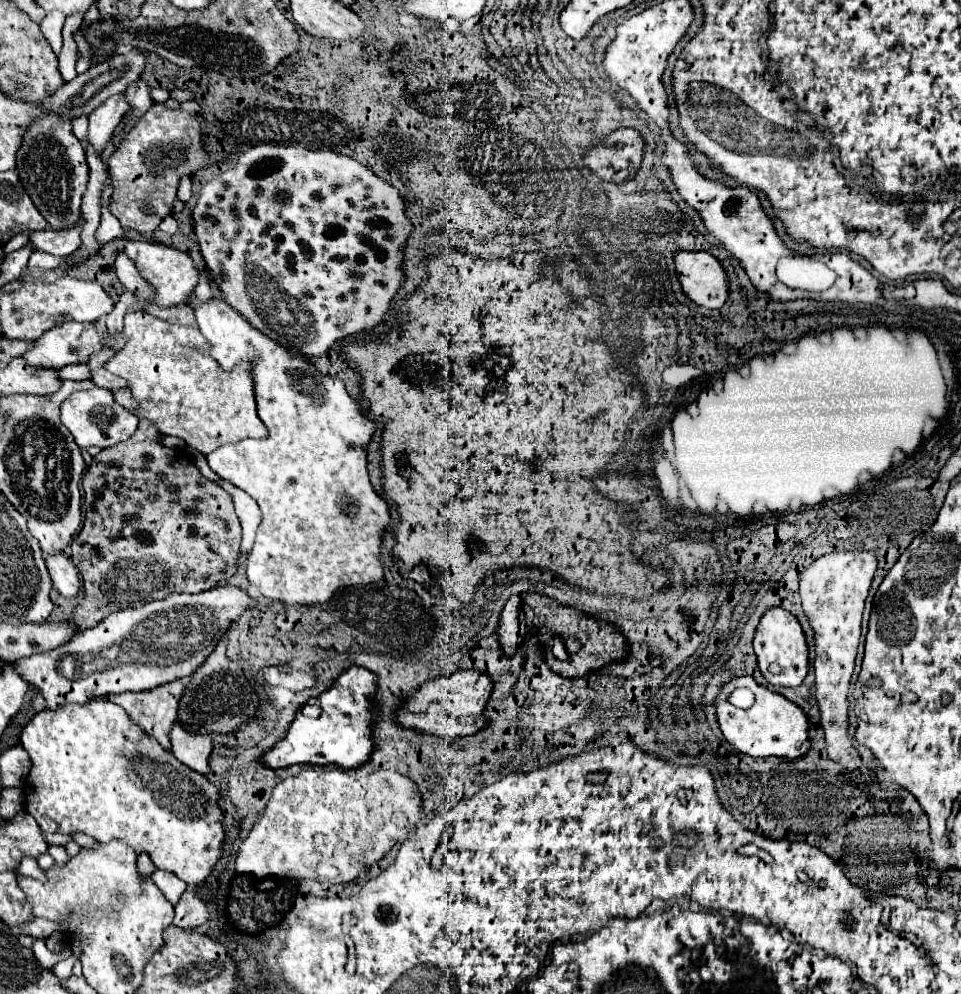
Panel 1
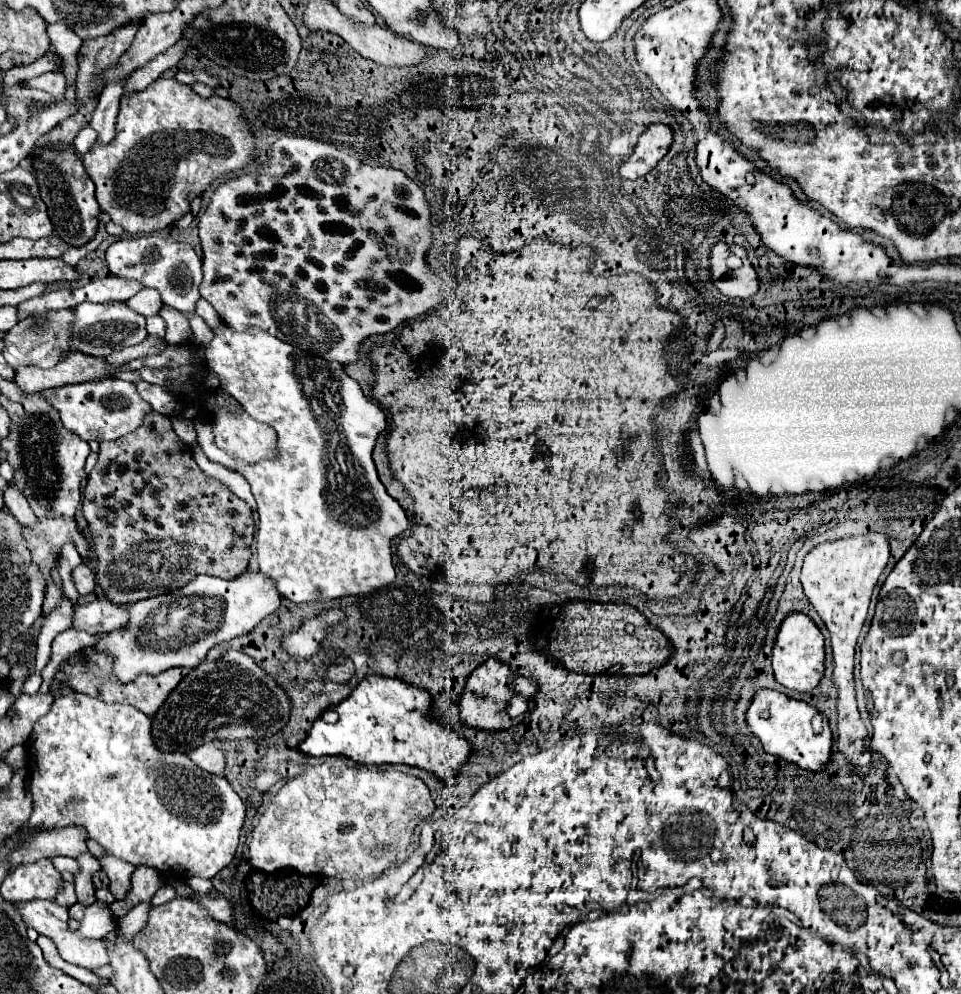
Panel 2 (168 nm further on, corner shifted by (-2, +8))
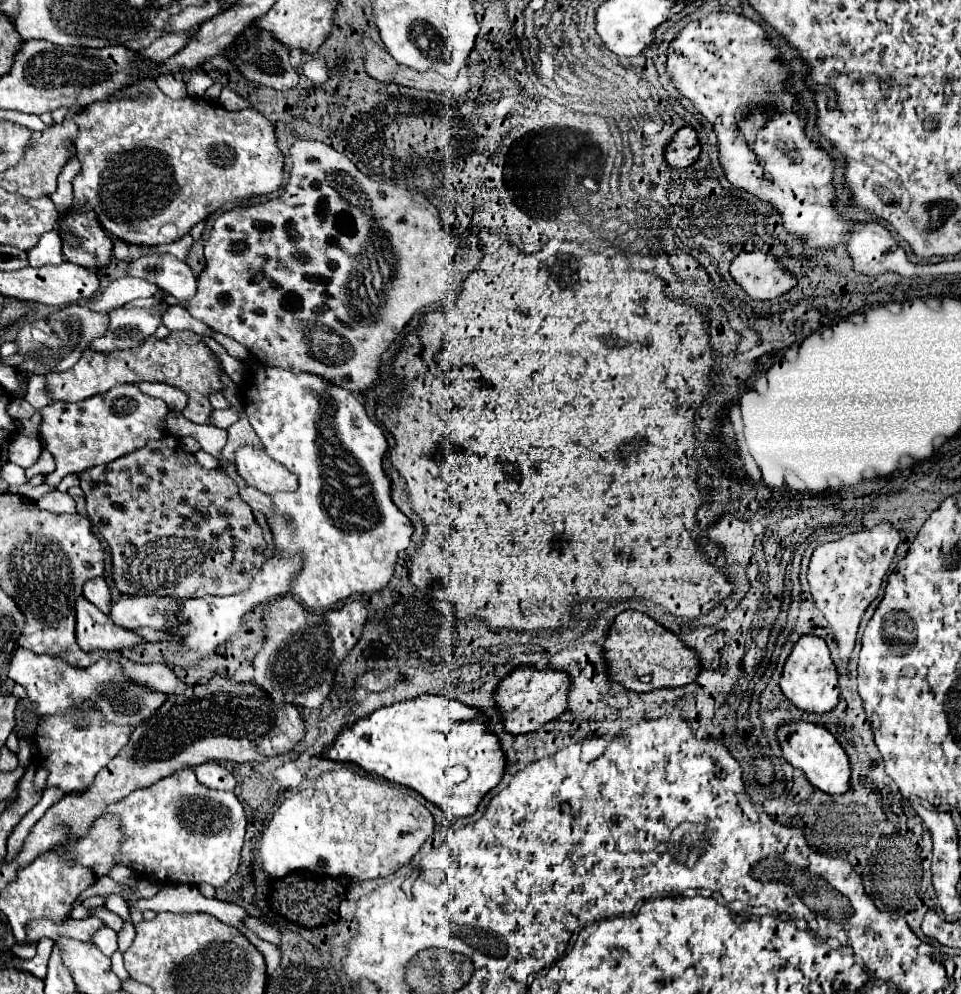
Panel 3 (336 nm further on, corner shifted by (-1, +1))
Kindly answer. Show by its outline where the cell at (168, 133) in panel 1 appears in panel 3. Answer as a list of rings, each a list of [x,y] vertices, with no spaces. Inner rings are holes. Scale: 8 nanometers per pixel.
[[[143,83],[141,87],[145,87],[141,91],[147,97],[141,95],[141,97],[113,99],[113,101],[107,101],[107,103],[93,103],[93,105],[85,107],[81,113],[77,113],[73,117],[73,121],[77,123],[77,129],[79,129],[79,133],[77,133],[73,143],[75,143],[75,149],[77,149],[77,159],[81,161],[81,171],[71,181],[73,183],[75,203],[83,207],[85,201],[87,201],[87,205],[97,213],[97,219],[101,221],[105,231],[109,231],[117,239],[121,239],[125,243],[133,243],[133,245],[147,245],[147,247],[165,245],[165,243],[173,243],[173,241],[181,239],[183,235],[187,235],[199,221],[203,221],[209,215],[213,215],[225,203],[269,195],[269,193],[273,193],[273,191],[277,191],[281,187],[285,157],[283,157],[281,149],[277,147],[275,127],[259,111],[243,109],[243,111],[233,113],[233,111],[223,109],[219,103],[207,103],[205,99],[193,99],[193,97],[185,97],[185,99],[177,99],[177,101],[169,99],[167,95],[163,95],[159,91],[159,87],[155,83]]]

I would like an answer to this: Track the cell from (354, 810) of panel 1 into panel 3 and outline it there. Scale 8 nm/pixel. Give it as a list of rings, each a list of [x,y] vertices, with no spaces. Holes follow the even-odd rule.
[[[339,769],[323,773],[313,783],[313,791],[299,791],[279,805],[263,833],[259,857],[263,869],[273,879],[281,879],[293,871],[311,871],[331,877],[347,875],[353,881],[367,881],[391,875],[399,867],[407,865],[429,835],[433,835],[433,817],[417,799],[403,793],[395,785],[377,783],[351,769]]]

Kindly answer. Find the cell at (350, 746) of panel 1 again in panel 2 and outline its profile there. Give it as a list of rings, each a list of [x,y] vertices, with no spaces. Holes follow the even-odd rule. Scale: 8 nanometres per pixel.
[[[368,674],[346,700],[332,708],[338,708],[340,720],[336,724],[316,720],[306,740],[298,744],[302,754],[346,756],[358,764],[410,764],[434,772],[448,786],[456,784],[456,774],[468,760],[470,744],[440,722],[428,718],[430,694],[398,678]]]

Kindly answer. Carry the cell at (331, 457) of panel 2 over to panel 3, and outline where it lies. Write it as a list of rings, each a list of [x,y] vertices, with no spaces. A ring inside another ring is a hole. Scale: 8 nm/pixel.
[[[259,367],[255,371],[255,375],[249,377],[247,389],[245,389],[245,413],[247,413],[247,419],[249,419],[251,427],[261,437],[269,457],[273,457],[277,463],[281,463],[285,469],[289,469],[291,473],[295,473],[299,477],[299,489],[295,493],[279,493],[279,497],[271,497],[275,507],[277,507],[277,513],[273,513],[273,517],[271,517],[271,531],[273,531],[275,547],[279,551],[283,551],[285,555],[301,553],[305,557],[305,565],[303,565],[301,573],[291,581],[289,593],[295,595],[307,609],[329,609],[331,605],[347,599],[349,595],[381,591],[389,583],[389,579],[393,577],[397,553],[401,553],[409,547],[411,535],[413,535],[413,523],[391,501],[391,479],[383,471],[383,455],[387,451],[387,439],[385,439],[381,427],[367,417],[365,407],[357,401],[357,397],[353,393],[345,393],[345,389],[329,385],[329,381],[321,381],[321,377],[313,377],[311,373],[293,375],[291,369],[277,369],[277,367]],[[285,515],[291,515],[295,519],[295,523],[289,525],[285,521]]]

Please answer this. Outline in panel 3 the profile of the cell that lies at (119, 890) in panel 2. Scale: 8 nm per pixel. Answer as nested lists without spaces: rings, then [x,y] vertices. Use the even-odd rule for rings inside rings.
[[[125,923],[125,927],[119,931],[119,951],[121,953],[125,953],[125,949],[133,943],[133,937],[135,937],[133,923]]]

